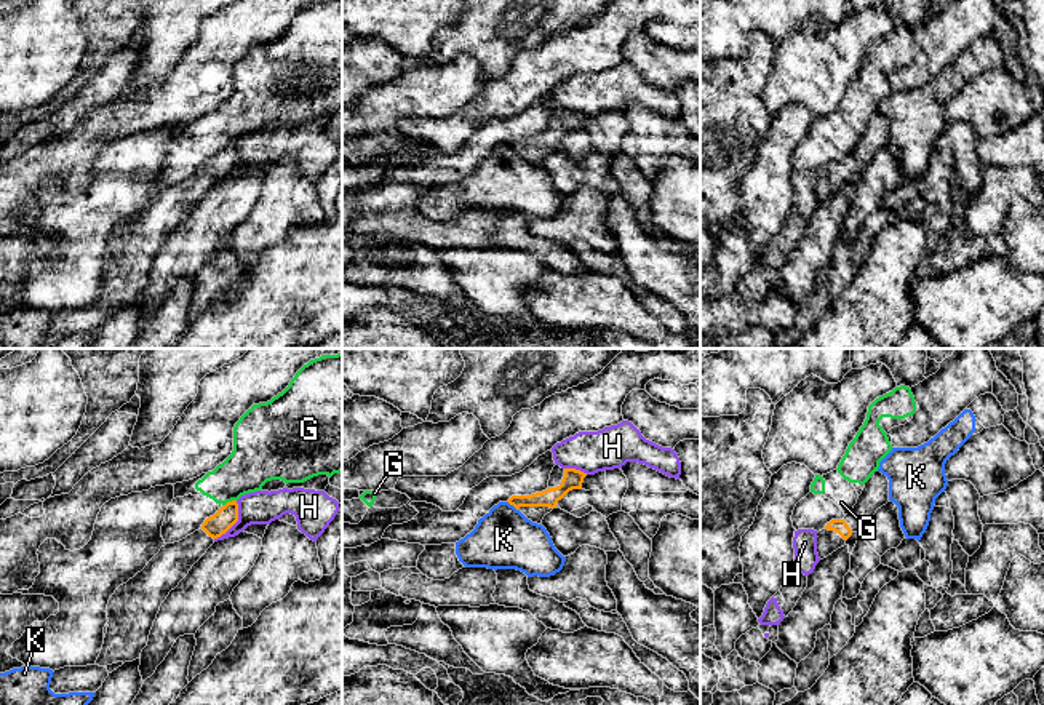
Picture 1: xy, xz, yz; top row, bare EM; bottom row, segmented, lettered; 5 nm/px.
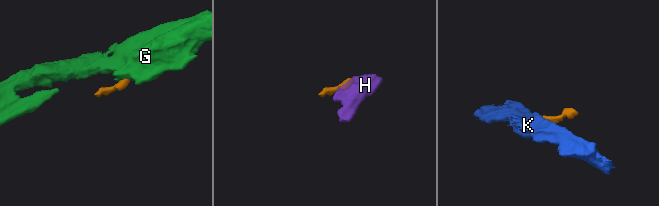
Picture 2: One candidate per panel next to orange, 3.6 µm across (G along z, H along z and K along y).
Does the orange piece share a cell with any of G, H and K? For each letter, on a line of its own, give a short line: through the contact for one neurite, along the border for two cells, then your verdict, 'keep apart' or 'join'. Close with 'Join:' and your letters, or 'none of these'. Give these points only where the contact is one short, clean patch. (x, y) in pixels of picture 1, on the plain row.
G: line xy (235, 141), (224, 147); keep apart
H: line xy (237, 143), (237, 162), (215, 181); keep apart
K: line xz (507, 143), (518, 152); keep apart
Join: none of these

